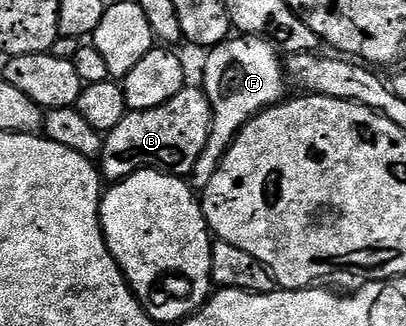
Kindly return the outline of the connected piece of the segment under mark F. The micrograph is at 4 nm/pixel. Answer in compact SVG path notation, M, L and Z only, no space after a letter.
M232 36L227 42L211 47L207 54L202 89L210 100L212 131L206 140L206 148L202 148L202 156L198 156L190 175L191 185L196 188L210 184L214 172L243 126L253 116L269 110L285 97L286 66L277 47L267 37Z

